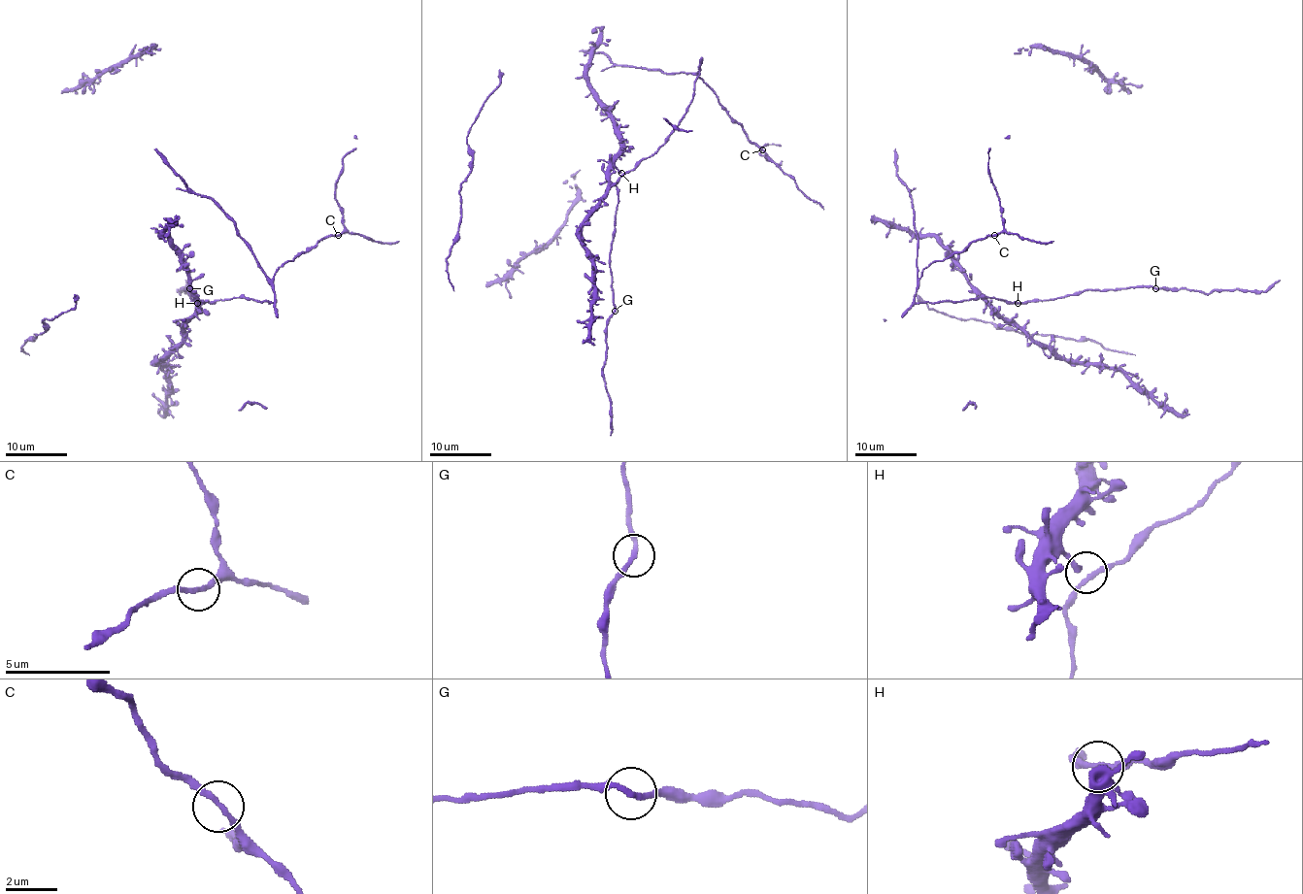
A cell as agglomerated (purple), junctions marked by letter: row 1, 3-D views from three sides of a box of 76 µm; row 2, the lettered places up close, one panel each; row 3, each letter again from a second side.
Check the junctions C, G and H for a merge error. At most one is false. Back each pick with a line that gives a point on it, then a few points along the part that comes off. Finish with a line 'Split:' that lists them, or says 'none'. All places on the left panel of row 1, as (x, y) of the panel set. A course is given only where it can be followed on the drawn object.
Split: none

